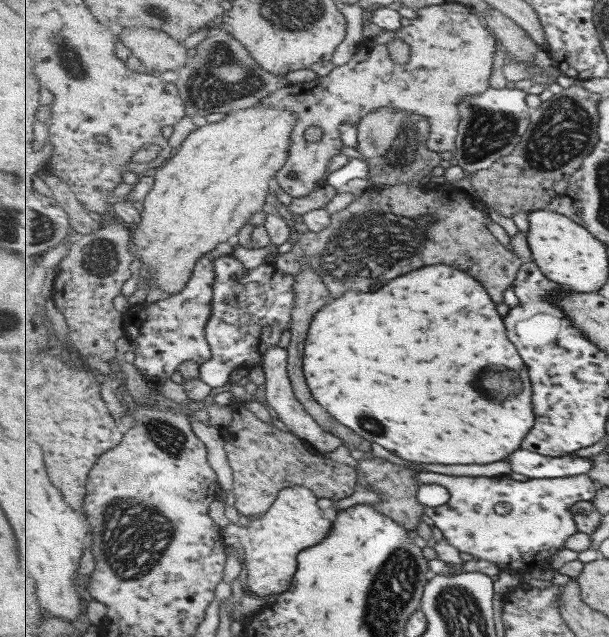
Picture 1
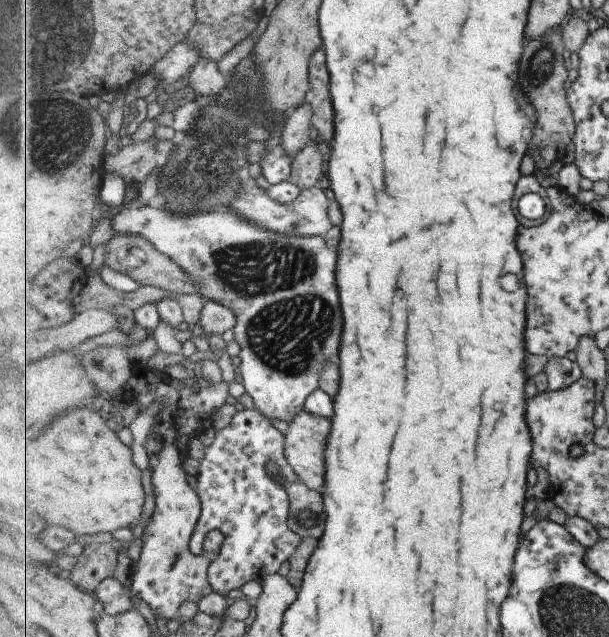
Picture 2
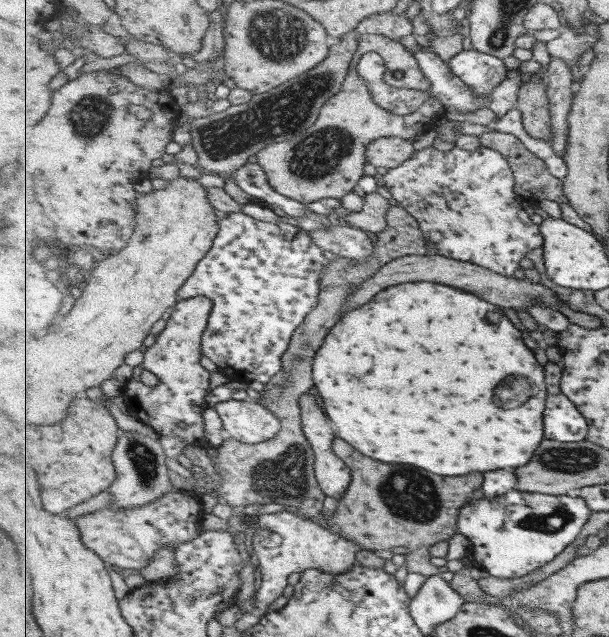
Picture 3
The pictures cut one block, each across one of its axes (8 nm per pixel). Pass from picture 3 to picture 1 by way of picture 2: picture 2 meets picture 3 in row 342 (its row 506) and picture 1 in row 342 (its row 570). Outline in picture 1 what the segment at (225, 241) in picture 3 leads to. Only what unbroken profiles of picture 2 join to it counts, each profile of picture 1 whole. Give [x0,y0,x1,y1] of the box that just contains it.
[199,252,296,389]

